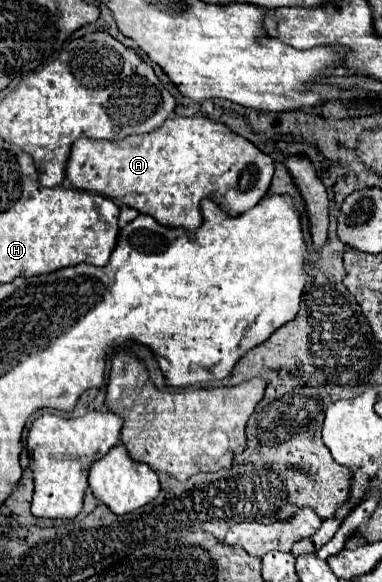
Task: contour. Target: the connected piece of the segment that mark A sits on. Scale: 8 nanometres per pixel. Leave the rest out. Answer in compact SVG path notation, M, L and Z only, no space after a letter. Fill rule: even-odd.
M173 117L163 123L157 131L145 135L131 135L117 141L91 141L79 139L73 143L65 177L71 181L75 189L93 191L105 197L111 197L139 213L151 215L157 223L165 227L183 227L195 231L201 223L199 201L209 197L213 199L227 215L237 217L251 207L255 207L267 193L273 177L273 159L263 155L253 143L229 131L227 125L215 123L207 117Z

